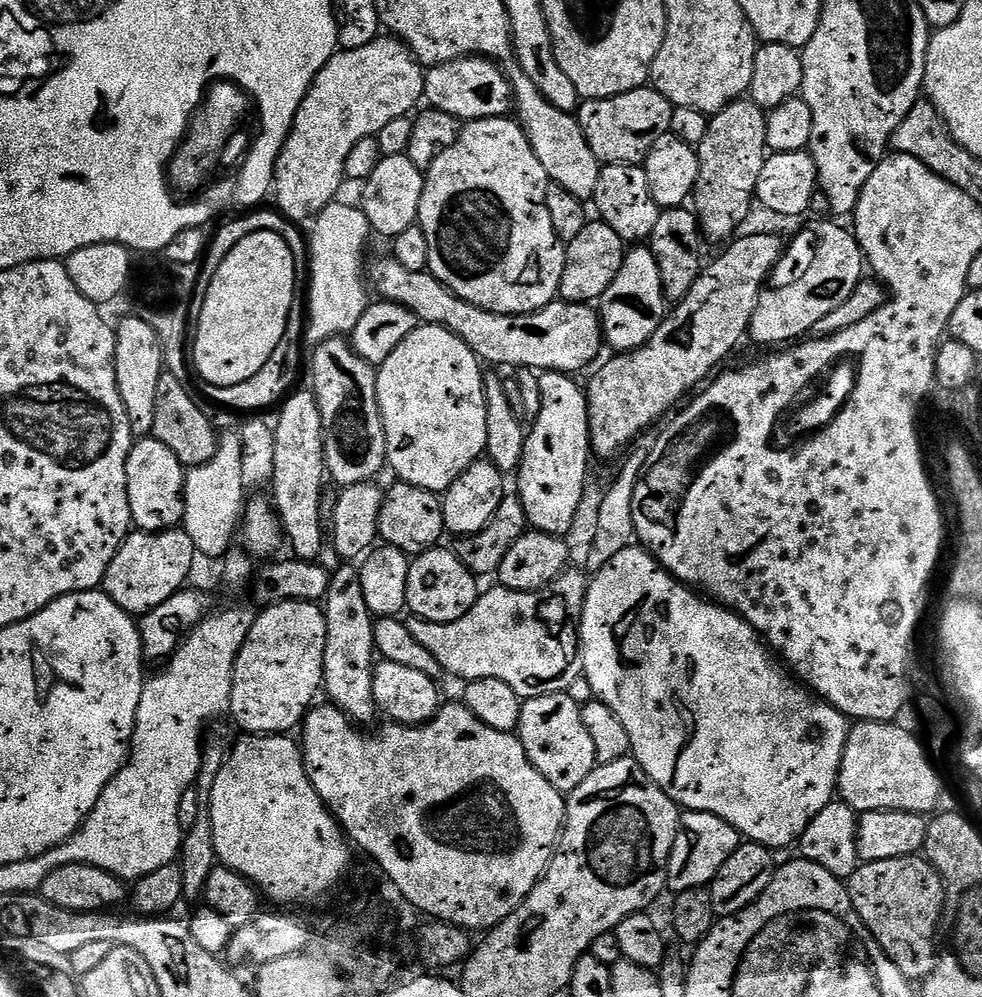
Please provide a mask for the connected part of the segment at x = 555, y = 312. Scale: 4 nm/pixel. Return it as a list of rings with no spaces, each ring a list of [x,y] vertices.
[[[394,258],[380,260],[371,265],[370,280],[376,283],[379,294],[393,304],[406,306],[416,315],[417,321],[437,324],[450,330],[485,365],[509,364],[512,370],[530,368],[545,372],[566,372],[577,374],[587,364],[597,363],[596,355],[602,349],[600,314],[592,304],[569,304],[553,302],[536,312],[521,316],[494,314],[458,298],[442,282],[438,282],[431,272],[406,270]]]

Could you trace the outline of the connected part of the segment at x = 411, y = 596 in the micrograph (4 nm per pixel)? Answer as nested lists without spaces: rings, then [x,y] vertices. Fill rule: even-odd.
[[[435,546],[417,555],[408,566],[406,582],[406,608],[413,617],[430,622],[445,624],[460,620],[476,605],[478,595],[477,577],[472,575],[466,566],[456,557],[455,551]]]

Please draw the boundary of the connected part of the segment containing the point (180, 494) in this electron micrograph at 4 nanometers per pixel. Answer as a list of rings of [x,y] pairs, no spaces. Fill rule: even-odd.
[[[140,438],[133,443],[126,462],[126,478],[128,479],[128,497],[130,498],[130,514],[132,523],[141,532],[162,532],[165,528],[175,528],[184,518],[184,477],[185,465],[166,446],[155,438]]]

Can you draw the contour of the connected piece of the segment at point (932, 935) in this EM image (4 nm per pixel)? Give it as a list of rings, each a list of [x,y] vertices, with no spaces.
[[[923,855],[861,863],[846,881],[850,902],[907,980],[923,981],[934,970],[938,955],[938,929],[944,914],[944,881]]]

